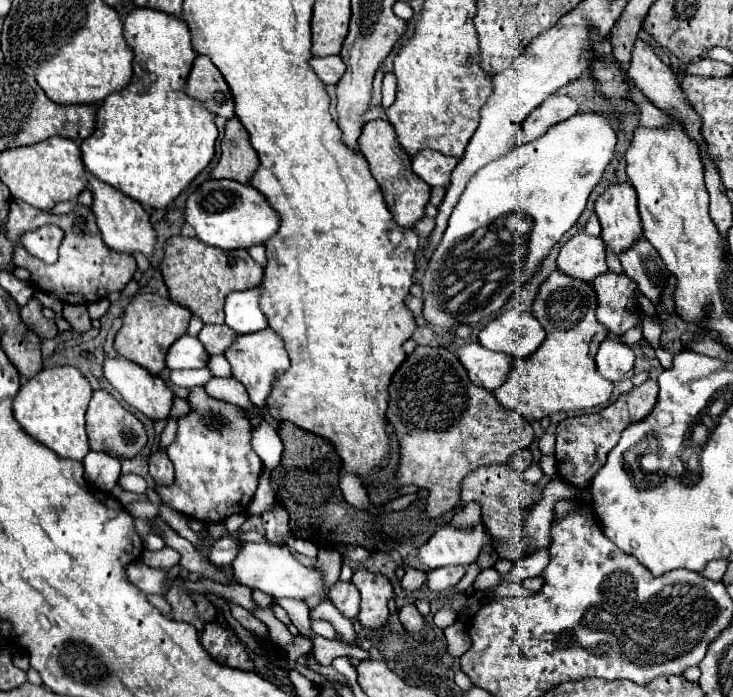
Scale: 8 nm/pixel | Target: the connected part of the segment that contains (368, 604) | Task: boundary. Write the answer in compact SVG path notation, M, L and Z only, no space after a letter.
M359 569L353 573L351 583L361 593L361 611L357 621L363 629L381 629L389 621L387 601L393 597L393 587L385 575L371 573L367 569Z

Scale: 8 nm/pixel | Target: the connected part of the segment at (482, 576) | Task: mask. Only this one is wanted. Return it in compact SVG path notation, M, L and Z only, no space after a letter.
M487 568L481 571L474 581L472 587L474 590L485 590L498 586L501 577L495 577L495 569Z

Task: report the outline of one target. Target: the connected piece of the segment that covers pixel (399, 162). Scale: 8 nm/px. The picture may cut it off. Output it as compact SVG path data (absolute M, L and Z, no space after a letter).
M375 119L375 121L365 123L361 137L359 137L359 151L367 159L371 175L375 177L375 181L379 183L379 187L383 191L383 199L385 199L387 209L391 211L395 223L399 223L399 227L411 229L425 215L425 205L429 201L431 187L413 173L411 159L397 143L393 125L385 119Z

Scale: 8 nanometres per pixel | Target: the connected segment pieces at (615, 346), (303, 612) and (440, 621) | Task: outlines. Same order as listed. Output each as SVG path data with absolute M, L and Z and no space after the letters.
M607 339L599 347L595 363L597 363L599 373L605 379L617 383L633 369L635 353L633 353L633 349L629 345L621 343L617 339Z
M279 599L277 603L287 611L287 615L291 617L291 623L299 629L299 635L309 639L313 631L311 631L307 603L305 601L297 601L297 599Z
M441 609L441 611L437 611L437 613L435 613L435 617L433 617L435 625L437 625L437 627L441 627L441 629L445 629L445 627L453 625L453 623L455 623L455 619L457 619L457 611L449 611L449 609Z

